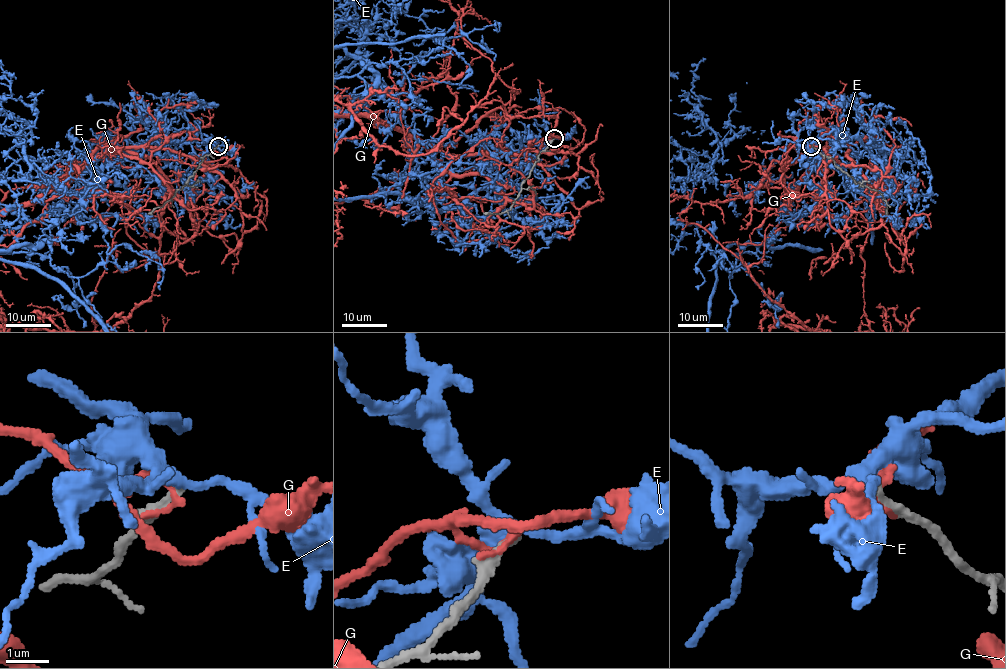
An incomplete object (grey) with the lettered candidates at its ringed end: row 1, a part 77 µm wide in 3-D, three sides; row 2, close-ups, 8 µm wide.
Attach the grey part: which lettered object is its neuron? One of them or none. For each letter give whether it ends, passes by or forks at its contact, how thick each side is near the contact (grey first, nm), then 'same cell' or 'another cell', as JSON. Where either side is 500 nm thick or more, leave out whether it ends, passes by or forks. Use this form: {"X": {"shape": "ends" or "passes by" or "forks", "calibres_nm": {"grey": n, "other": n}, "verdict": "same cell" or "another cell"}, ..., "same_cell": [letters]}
{"E": {"shape": "forks", "calibres_nm": {"grey": 200, "other": 280}, "verdict": "another cell"}, "G": {"shape": "ends", "calibres_nm": {"grey": 280, "other": 160}, "verdict": "another cell"}, "same_cell": []}

